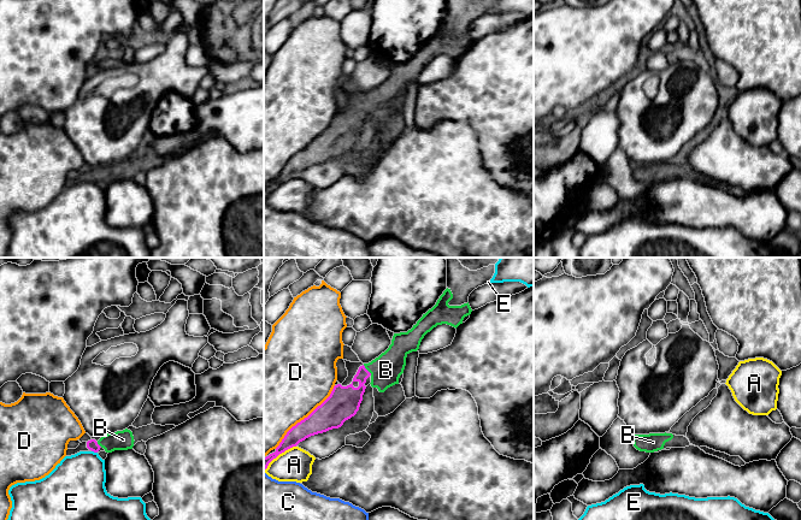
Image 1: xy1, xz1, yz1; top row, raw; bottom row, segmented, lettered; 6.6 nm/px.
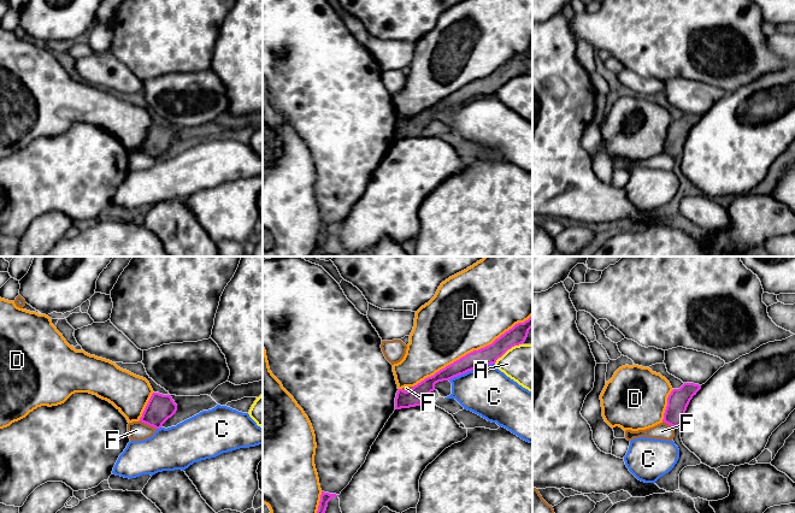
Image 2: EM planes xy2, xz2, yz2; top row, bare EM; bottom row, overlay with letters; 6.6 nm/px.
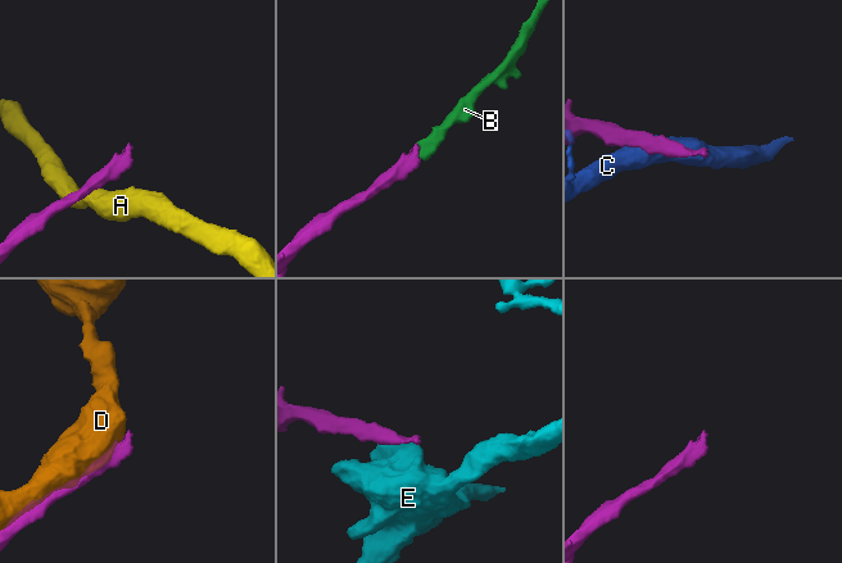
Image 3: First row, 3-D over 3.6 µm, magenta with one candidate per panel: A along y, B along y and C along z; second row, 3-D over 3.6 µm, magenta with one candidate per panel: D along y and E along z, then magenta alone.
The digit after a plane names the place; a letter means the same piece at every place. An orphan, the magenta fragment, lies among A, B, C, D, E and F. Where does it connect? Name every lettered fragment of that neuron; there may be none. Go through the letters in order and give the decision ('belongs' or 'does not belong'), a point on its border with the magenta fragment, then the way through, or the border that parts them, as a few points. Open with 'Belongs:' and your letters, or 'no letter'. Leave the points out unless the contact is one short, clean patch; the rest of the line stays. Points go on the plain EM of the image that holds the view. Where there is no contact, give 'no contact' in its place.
Belongs: B
A: does not belong; meets magenta in xz2 at (507, 80); border along xz2 (520, 74), (508, 78), (494, 93)
B: belongs; meets magenta in xz1 at (366, 100); runs through xz1 (346, 131), (361, 117), (366, 100), (386, 100)
C: does not belong; meets magenta in xz2 at (464, 102); border along xz2 (481, 96), (448, 110)
D: does not belong; meets magenta in xz2 at (473, 81)
E: does not belong; meets magenta in xy1 at (94, 182)
F: does not belong; meets magenta in xy2 at (147, 154); border along xy2 (139, 151), (155, 159)

